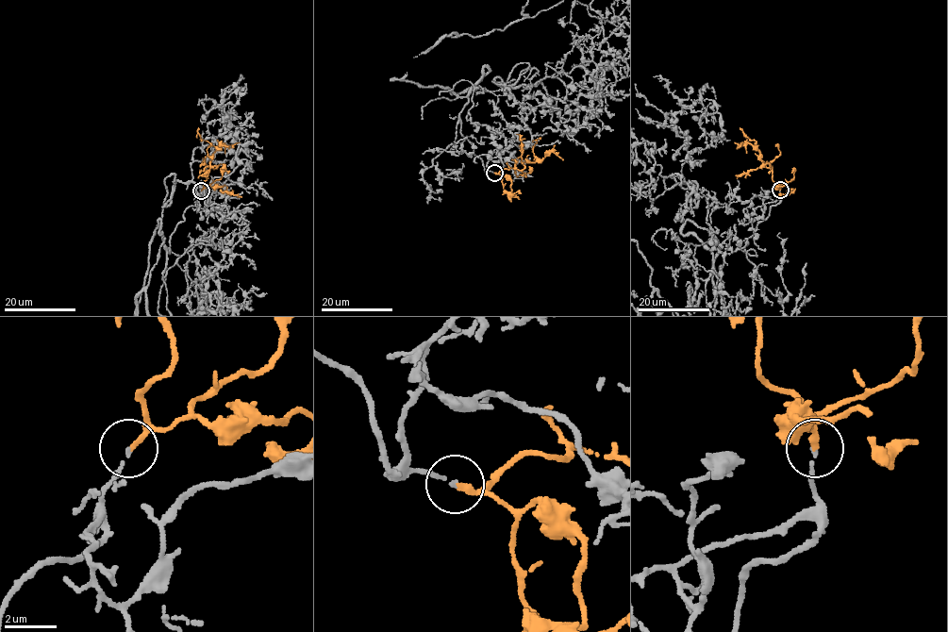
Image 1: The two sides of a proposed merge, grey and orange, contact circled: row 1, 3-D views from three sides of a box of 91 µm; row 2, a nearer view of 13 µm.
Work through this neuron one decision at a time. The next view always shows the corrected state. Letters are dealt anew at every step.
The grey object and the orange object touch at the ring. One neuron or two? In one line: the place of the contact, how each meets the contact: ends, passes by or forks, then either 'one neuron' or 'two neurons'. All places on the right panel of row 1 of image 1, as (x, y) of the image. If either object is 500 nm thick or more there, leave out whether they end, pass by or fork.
(780, 190) | grey ends | orange passes by | one neuron

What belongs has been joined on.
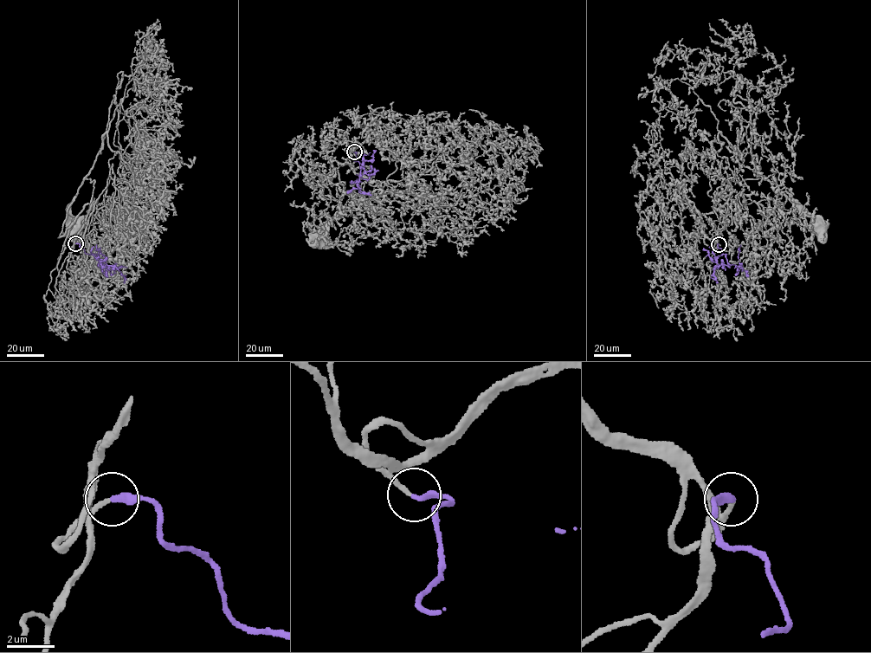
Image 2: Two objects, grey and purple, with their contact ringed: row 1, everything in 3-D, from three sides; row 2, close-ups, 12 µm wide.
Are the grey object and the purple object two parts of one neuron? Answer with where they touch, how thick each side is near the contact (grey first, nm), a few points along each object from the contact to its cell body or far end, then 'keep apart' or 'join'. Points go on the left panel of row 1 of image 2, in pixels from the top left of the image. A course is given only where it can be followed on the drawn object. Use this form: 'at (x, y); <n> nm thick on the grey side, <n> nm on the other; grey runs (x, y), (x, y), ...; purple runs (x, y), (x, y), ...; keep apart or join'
at (75, 243); 190 nm thick on the grey side, 260 nm on the other; grey runs (75, 243), (89, 214), (94, 180), (90, 182), (90, 179), (84, 178), (73, 200), (67, 213), (74, 228); purple runs (75, 243), (86, 254), (95, 254), (102, 262), (114, 266), (104, 261), (100, 264), (105, 257), (100, 248); join

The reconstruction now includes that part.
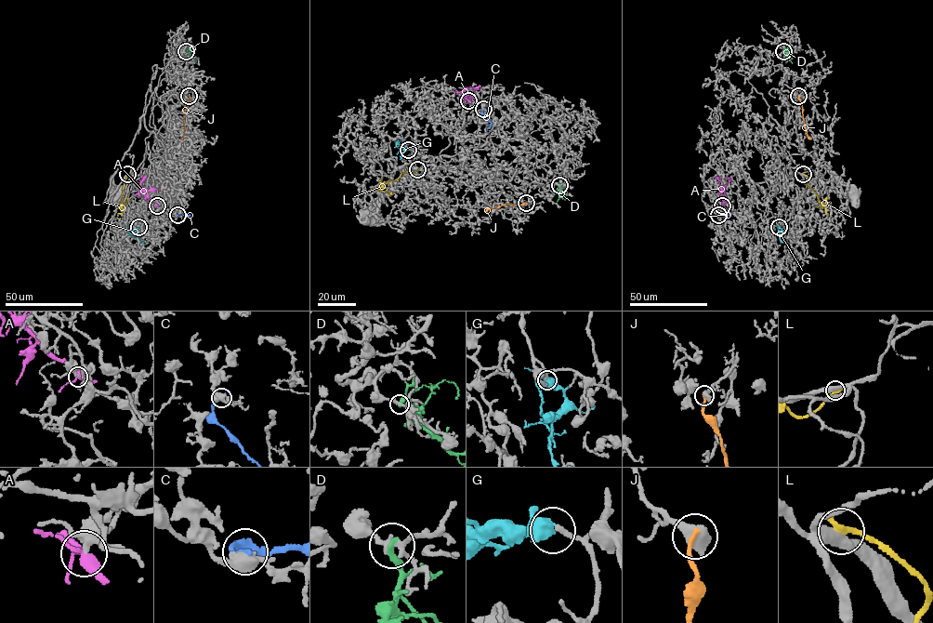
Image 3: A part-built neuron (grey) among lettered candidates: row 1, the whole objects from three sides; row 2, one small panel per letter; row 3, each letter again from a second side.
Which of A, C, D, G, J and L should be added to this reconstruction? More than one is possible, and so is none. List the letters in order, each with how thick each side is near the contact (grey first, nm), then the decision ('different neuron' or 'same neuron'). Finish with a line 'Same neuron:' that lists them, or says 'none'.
A: 240 nm thick on the grey side, 340 nm on the other; different neuron
C: 500 nm thick on the grey side, 240 nm on the other; different neuron
D: 200 nm thick on the grey side, 320 nm on the other; different neuron
G: 240 nm thick on the grey side, 500 nm on the other; same neuron
J: 650 nm thick on the grey side, 200 nm on the other; different neuron
L: 440 nm thick on the grey side, 320 nm on the other; different neuron
Same neuron: G

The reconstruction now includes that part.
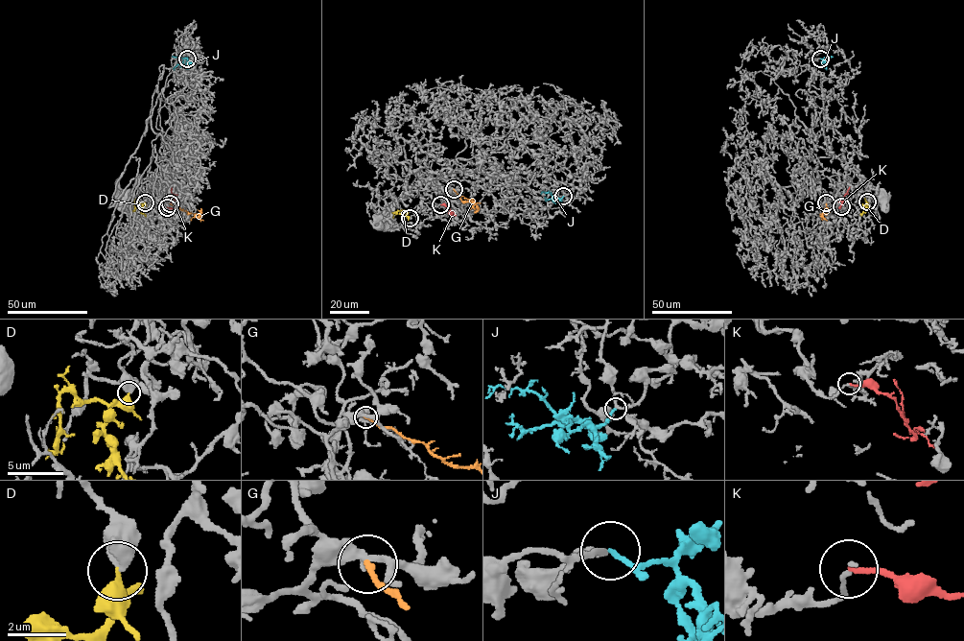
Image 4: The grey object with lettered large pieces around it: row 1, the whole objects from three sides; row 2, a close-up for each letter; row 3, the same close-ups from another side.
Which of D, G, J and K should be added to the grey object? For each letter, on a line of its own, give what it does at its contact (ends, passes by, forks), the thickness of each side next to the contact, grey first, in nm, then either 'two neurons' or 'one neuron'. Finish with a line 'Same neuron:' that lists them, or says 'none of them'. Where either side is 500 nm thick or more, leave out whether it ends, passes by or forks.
D: 650 nm thick on the grey side, 400 nm on the other; one neuron
G: it ends there; 320 nm thick on the grey side, 180 nm on the other; two neurons
J: it ends there; 180 nm thick on the grey side, 160 nm on the other; one neuron
K: it ends there; 140 nm thick on the grey side, 140 nm on the other; two neurons
Same neuron: D, J

